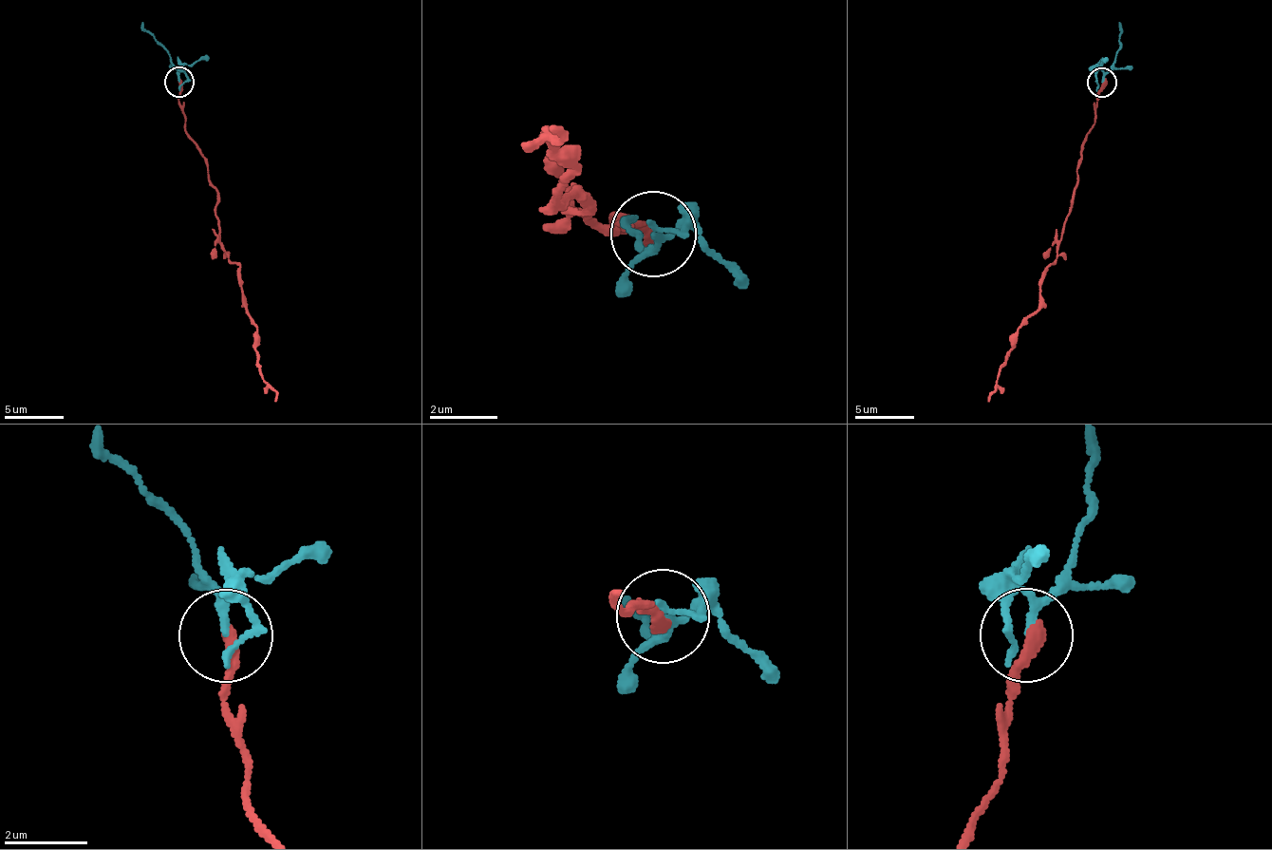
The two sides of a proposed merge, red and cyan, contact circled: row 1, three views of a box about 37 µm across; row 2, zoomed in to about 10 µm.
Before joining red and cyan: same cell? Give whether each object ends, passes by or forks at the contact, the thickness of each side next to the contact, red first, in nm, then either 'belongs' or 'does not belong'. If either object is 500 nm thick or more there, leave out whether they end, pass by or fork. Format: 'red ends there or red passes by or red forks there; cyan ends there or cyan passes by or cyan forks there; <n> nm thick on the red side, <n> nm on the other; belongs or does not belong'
red ends there; cyan passes by; 320 nm thick on the red side, 150 nm on the other; belongs

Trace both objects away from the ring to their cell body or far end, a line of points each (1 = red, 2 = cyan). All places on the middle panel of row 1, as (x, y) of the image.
1: (652, 236), (561, 214), (578, 216), (579, 192), (549, 195), (574, 164), (549, 158), (540, 126), (558, 130)
2: (652, 236), (657, 249), (641, 218)

